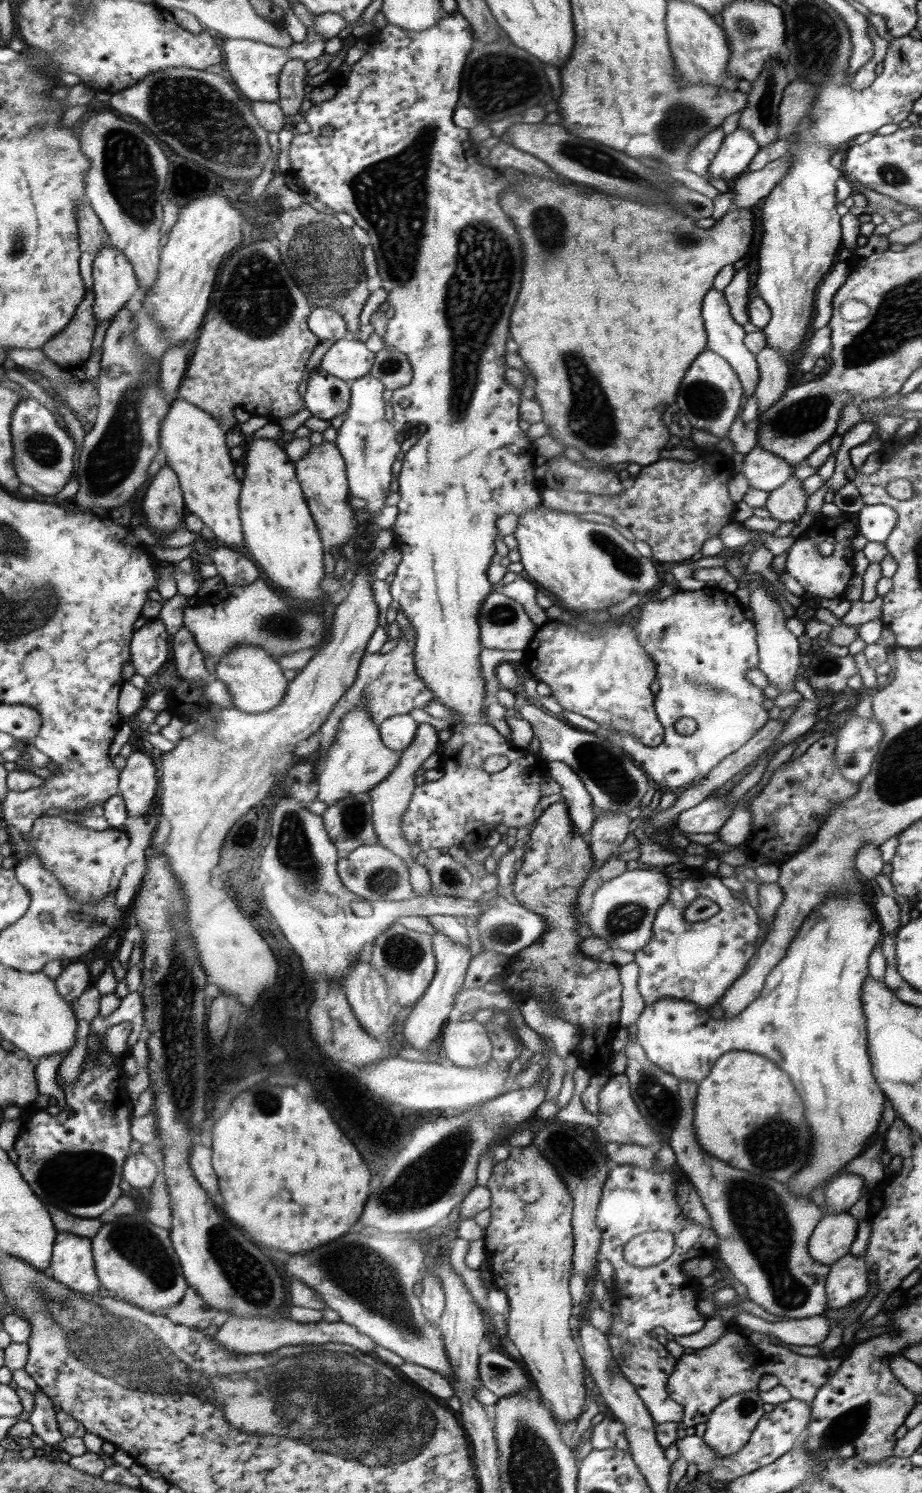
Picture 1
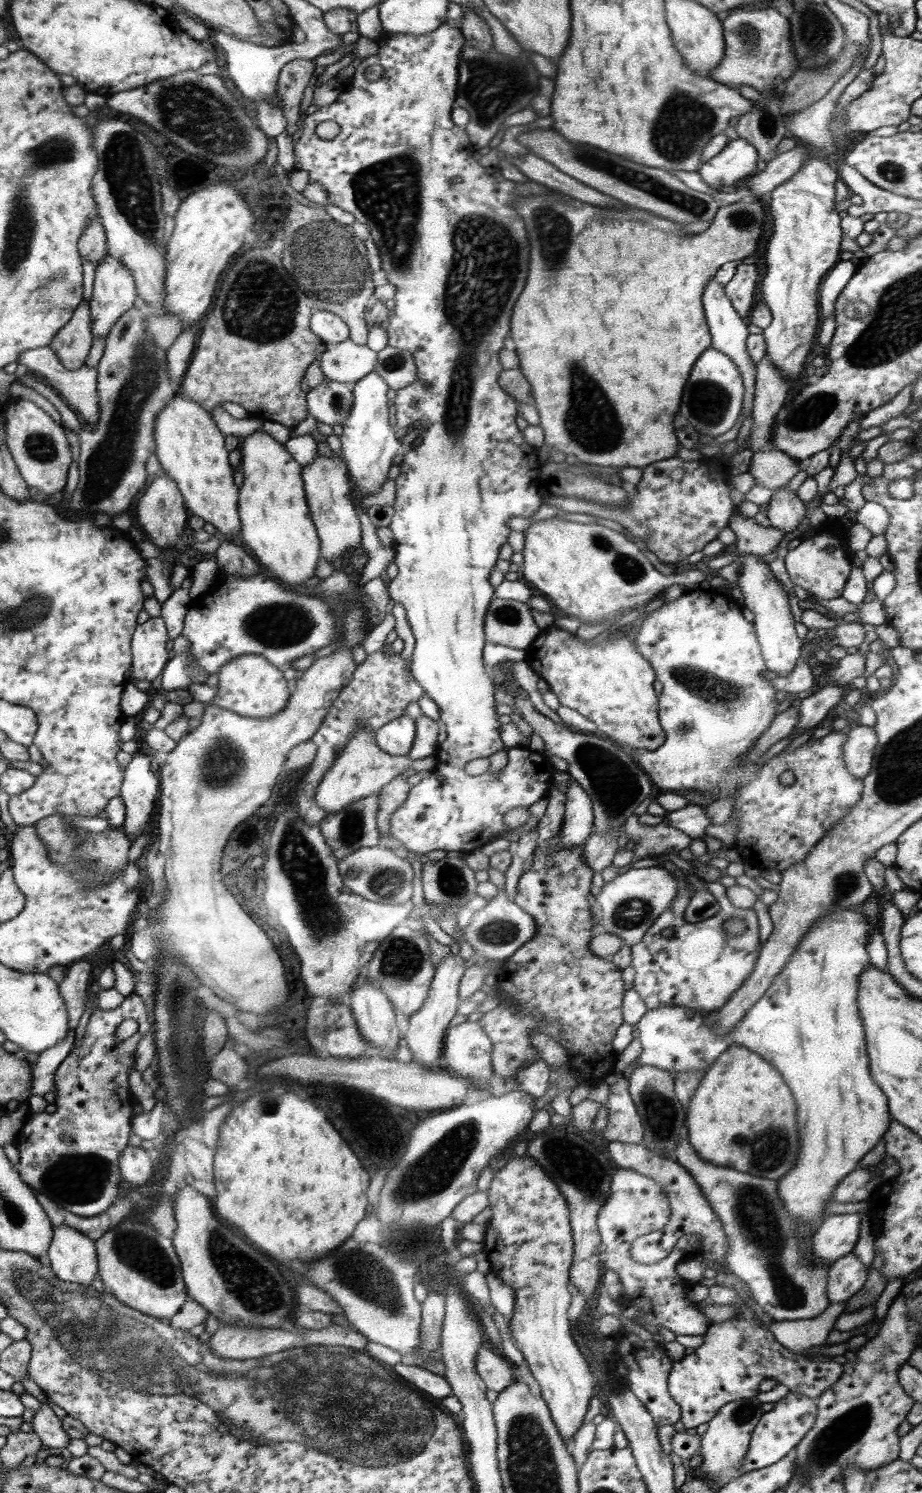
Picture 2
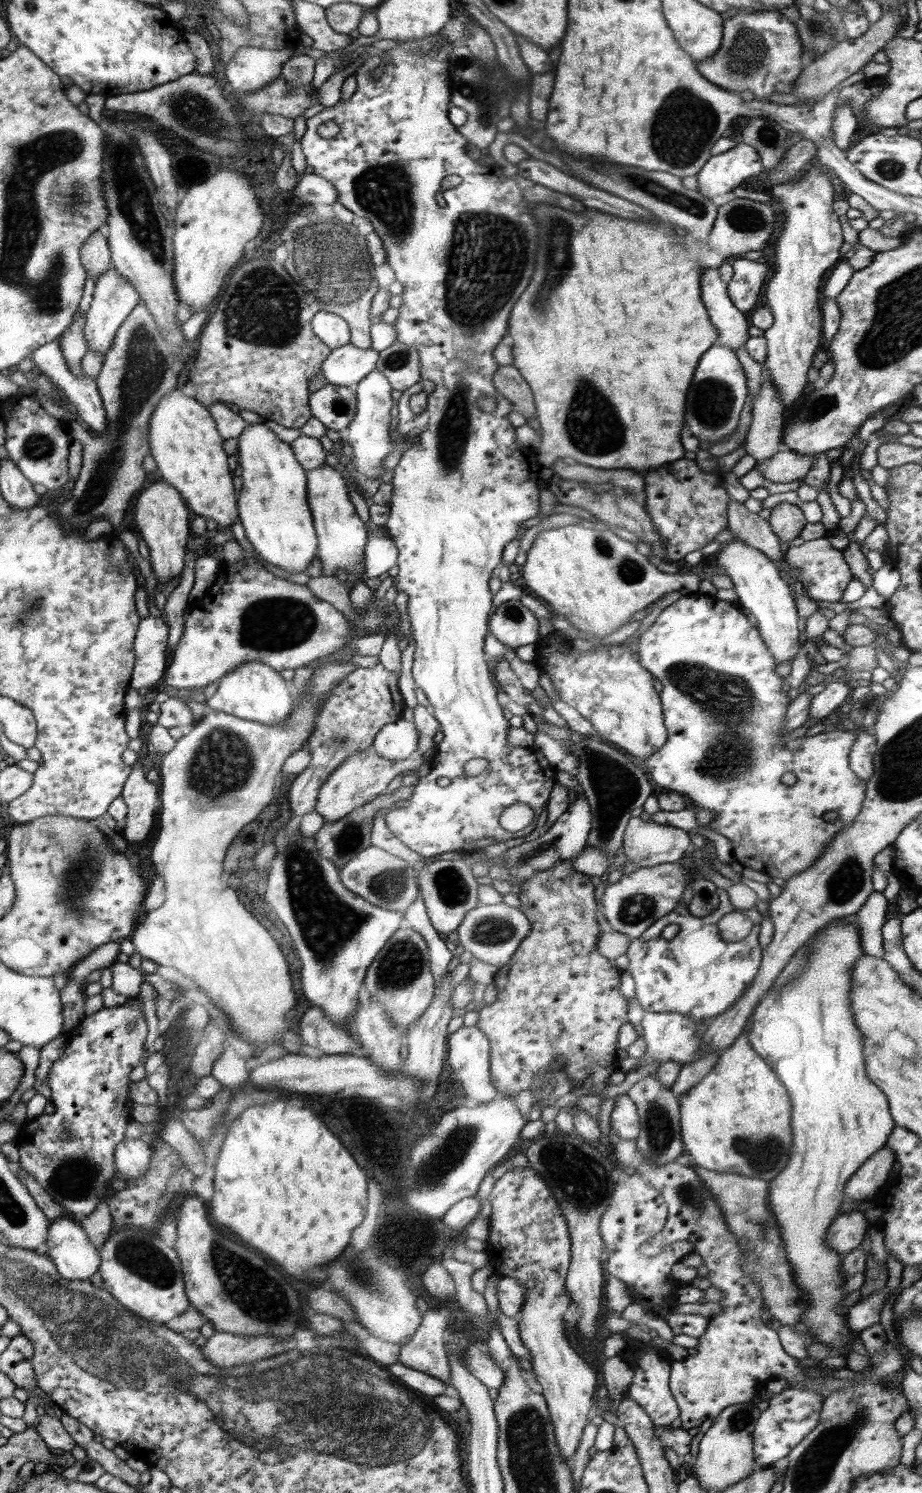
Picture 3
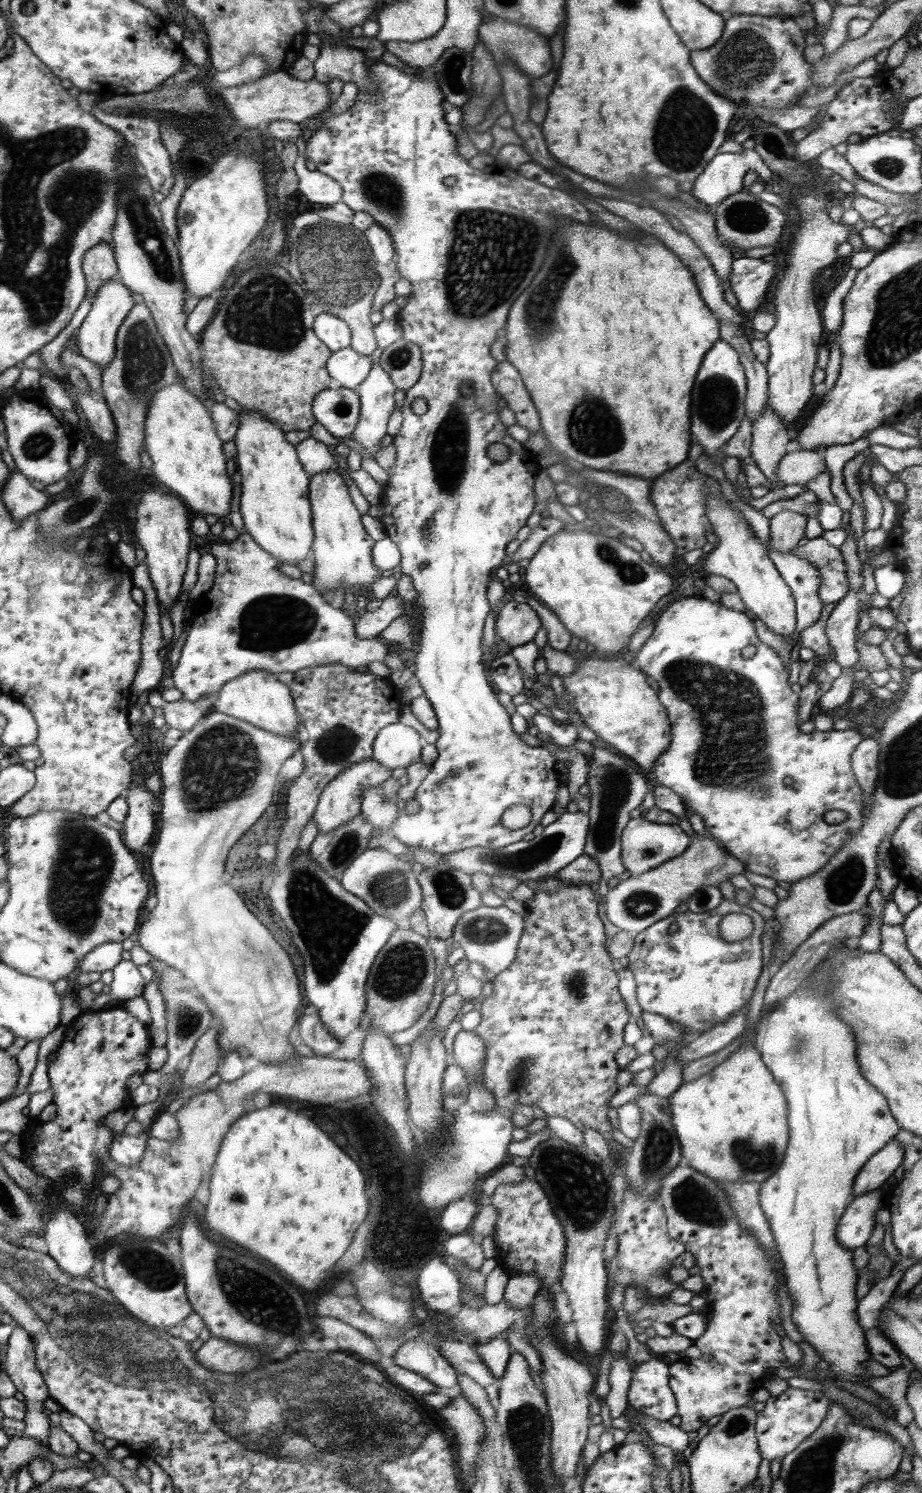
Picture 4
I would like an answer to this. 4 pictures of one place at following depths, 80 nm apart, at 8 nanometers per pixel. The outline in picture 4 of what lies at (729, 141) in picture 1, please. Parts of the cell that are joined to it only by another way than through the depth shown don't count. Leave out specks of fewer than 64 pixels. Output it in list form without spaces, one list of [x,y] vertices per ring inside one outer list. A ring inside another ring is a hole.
[[[753,150],[738,153],[716,153],[695,180],[691,193],[706,206],[719,204],[727,196],[736,194],[742,188],[743,178],[752,170],[768,182],[772,171],[764,164],[762,157]]]

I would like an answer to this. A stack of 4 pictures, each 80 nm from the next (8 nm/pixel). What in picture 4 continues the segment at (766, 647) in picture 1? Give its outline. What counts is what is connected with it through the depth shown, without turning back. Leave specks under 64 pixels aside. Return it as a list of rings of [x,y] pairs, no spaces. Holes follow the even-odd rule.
[[[724,495],[720,498],[708,496],[706,509],[708,509],[708,521],[714,529],[713,533],[718,536],[718,541],[715,543],[716,548],[706,558],[704,572],[708,576],[717,574],[731,580],[746,605],[749,615],[761,620],[775,634],[786,636],[788,645],[794,646],[792,636],[797,624],[794,595],[771,562],[766,548],[758,542],[756,535],[752,535],[750,526],[742,520],[742,516],[732,510],[730,499],[726,499]]]

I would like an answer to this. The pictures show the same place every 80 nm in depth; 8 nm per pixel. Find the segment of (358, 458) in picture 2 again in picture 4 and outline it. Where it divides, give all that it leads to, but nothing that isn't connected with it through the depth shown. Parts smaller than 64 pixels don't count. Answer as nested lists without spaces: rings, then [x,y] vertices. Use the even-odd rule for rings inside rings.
[[[378,347],[372,354],[373,360],[372,368],[368,373],[368,376],[362,381],[362,384],[358,386],[356,390],[359,394],[361,402],[360,416],[358,424],[354,429],[354,432],[350,434],[350,437],[356,442],[360,443],[360,446],[375,457],[383,446],[381,446],[381,440],[383,436],[386,436],[386,426],[388,424],[388,418],[394,410],[396,403],[394,402],[394,392],[396,392],[396,385],[389,378],[388,372],[386,372],[379,363],[379,358],[383,350]]]

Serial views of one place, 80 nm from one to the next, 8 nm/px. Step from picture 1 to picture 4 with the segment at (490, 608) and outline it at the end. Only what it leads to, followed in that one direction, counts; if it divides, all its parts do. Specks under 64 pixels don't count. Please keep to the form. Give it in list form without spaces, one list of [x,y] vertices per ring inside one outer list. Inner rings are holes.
[[[510,600],[500,608],[495,619],[495,632],[501,645],[520,646],[534,641],[541,621],[528,603]]]

